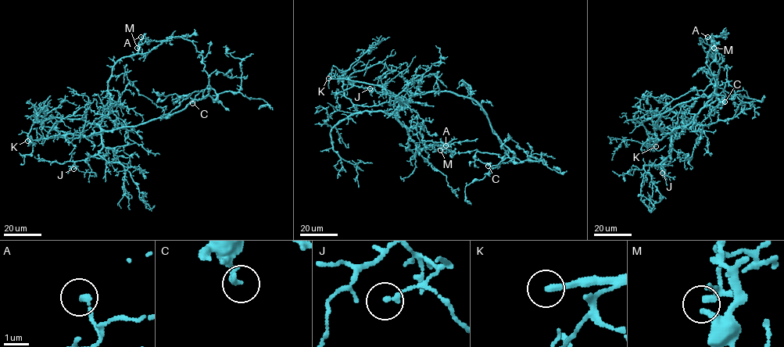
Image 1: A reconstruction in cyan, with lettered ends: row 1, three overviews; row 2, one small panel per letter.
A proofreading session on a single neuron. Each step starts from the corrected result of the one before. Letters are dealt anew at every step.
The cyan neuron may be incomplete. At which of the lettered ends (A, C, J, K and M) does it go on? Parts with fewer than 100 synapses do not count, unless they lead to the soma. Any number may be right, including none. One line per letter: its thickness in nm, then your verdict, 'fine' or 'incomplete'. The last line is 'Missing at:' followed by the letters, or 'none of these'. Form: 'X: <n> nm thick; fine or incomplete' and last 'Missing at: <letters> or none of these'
A: 220 nm thick; fine
C: 240 nm thick; fine
J: 180 nm thick; fine
K: 260 nm thick; incomplete
M: 140 nm thick; fine
Missing at: K

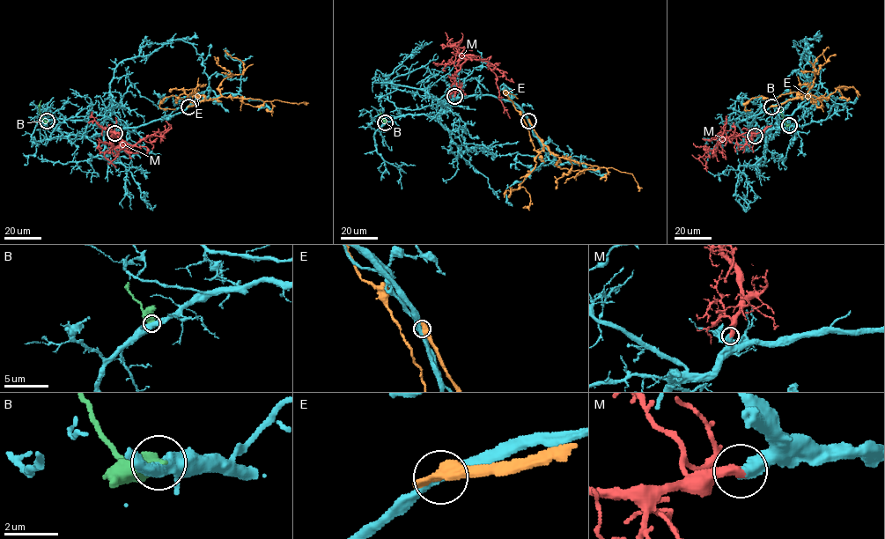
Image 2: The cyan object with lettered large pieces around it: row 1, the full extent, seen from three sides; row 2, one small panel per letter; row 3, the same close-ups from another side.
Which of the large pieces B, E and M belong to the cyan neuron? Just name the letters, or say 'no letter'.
M

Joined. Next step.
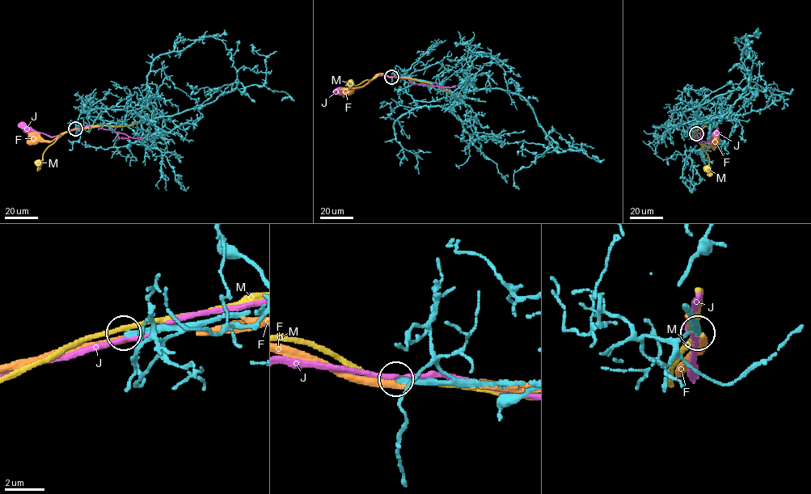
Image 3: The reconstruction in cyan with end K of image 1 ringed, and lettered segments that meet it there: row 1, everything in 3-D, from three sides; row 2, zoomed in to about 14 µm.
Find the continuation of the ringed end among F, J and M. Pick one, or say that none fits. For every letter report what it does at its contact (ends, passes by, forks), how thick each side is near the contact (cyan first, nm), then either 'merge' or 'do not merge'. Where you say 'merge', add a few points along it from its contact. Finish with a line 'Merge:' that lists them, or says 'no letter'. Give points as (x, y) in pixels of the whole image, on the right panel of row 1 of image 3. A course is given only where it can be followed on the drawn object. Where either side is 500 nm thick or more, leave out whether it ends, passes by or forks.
F: it ends there; 300 nm thick on the cyan side, 380 nm on the other; do not merge
J: it passes by; 400 nm thick on the cyan side, 320 nm on the other; do not merge
M: it passes by; 400 nm thick on the cyan side, 260 nm on the other; do not merge
Merge: no letter

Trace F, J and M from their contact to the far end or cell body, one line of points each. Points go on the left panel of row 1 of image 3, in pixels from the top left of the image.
F: (76, 128), (62, 132), (51, 141), (40, 140), (34, 135)
J: (77, 128), (50, 137), (27, 128)
M: (77, 128), (64, 133), (49, 145), (43, 154), (42, 161), (38, 163)

